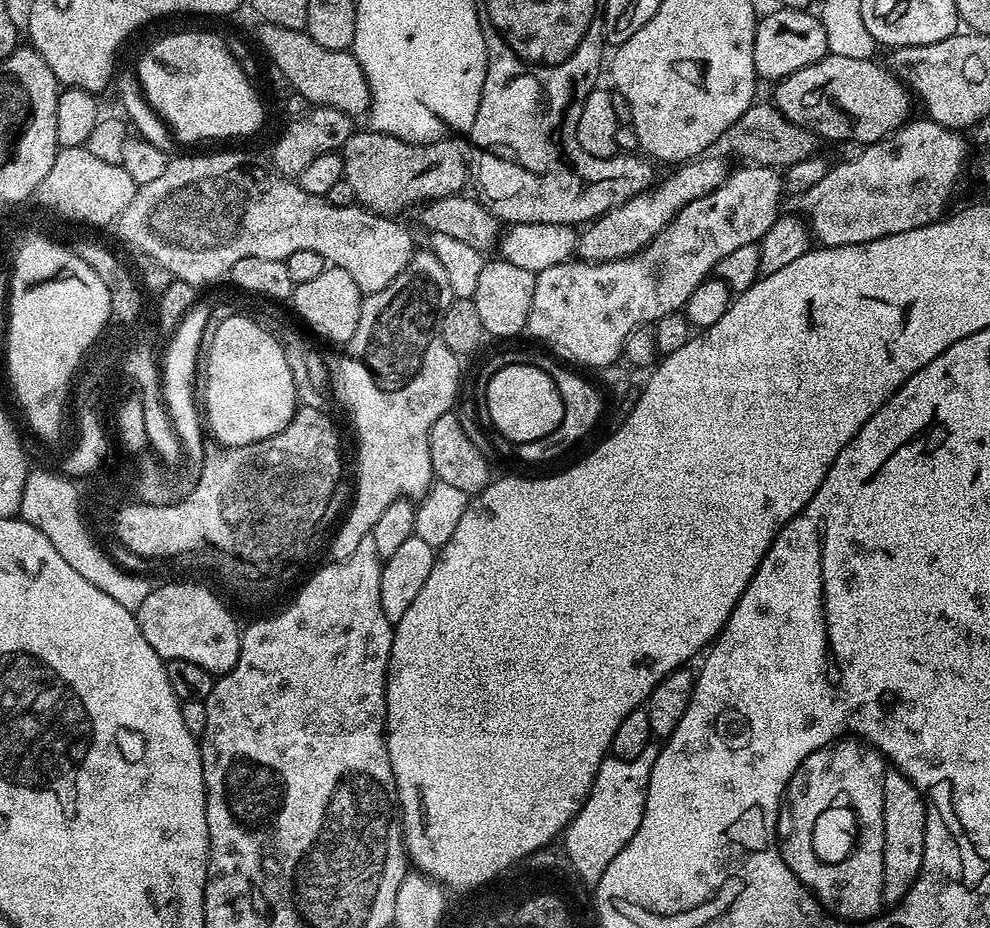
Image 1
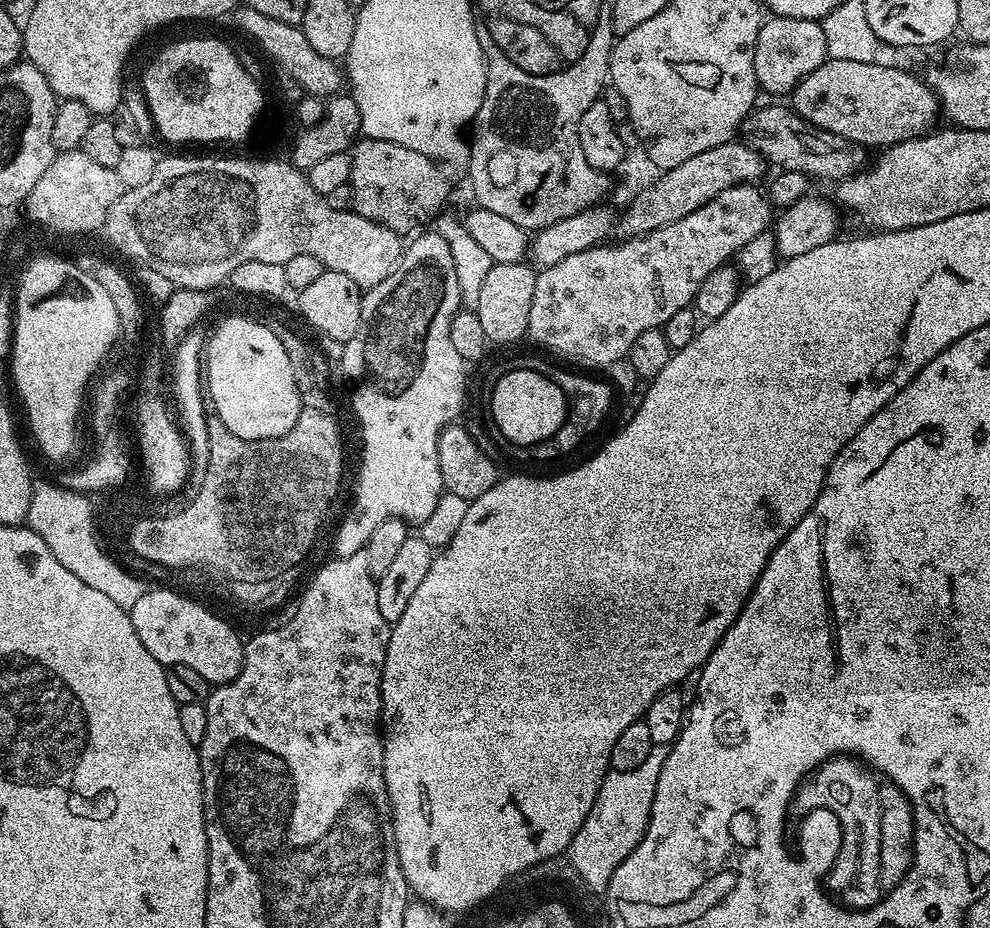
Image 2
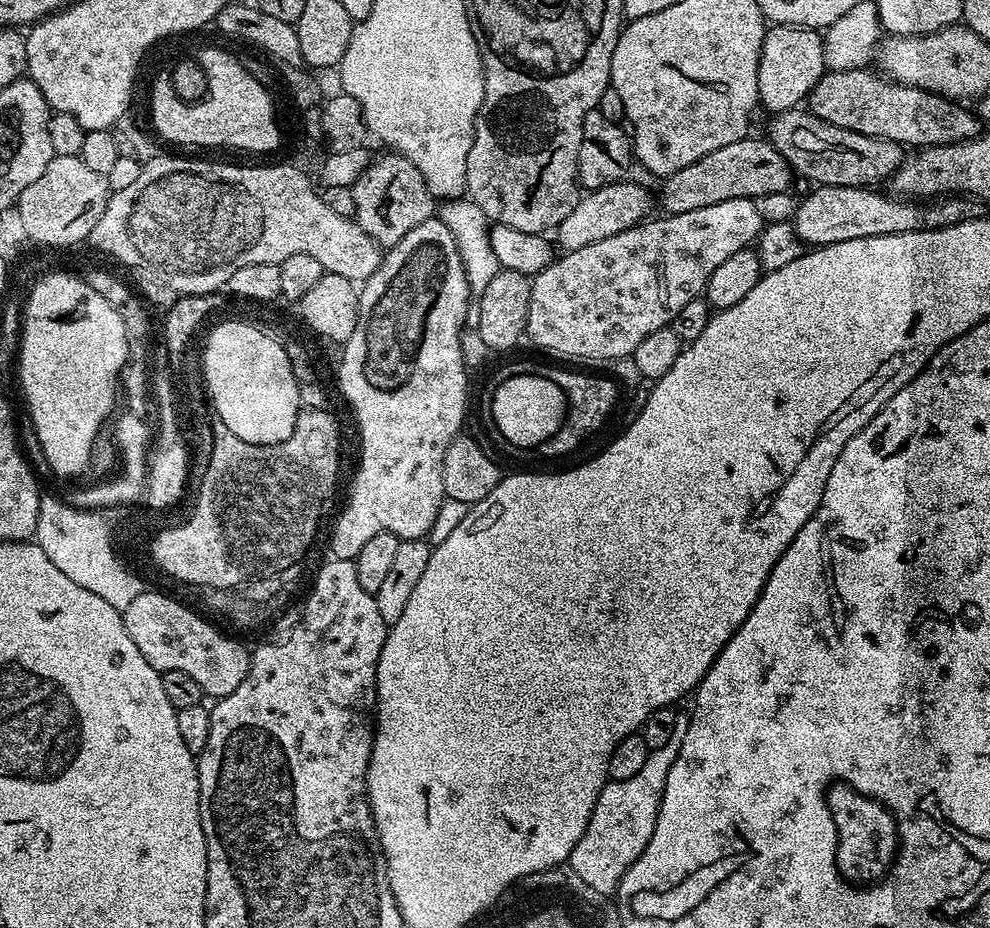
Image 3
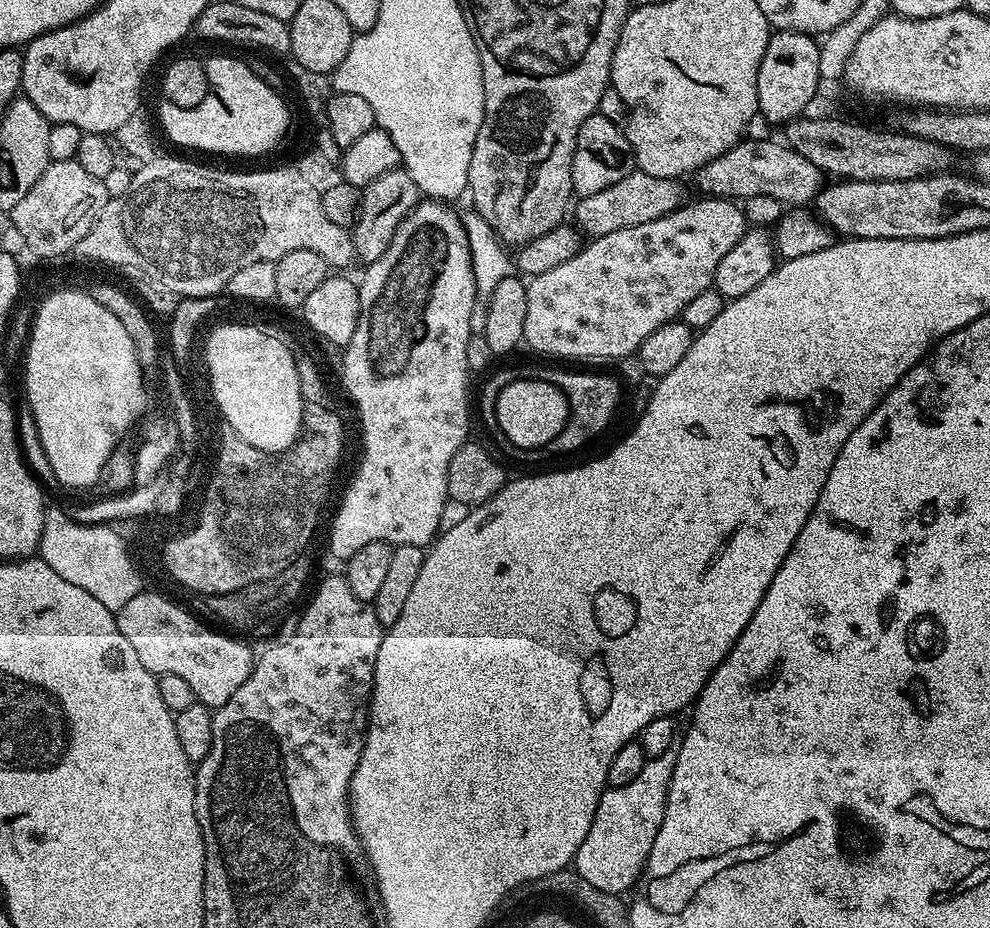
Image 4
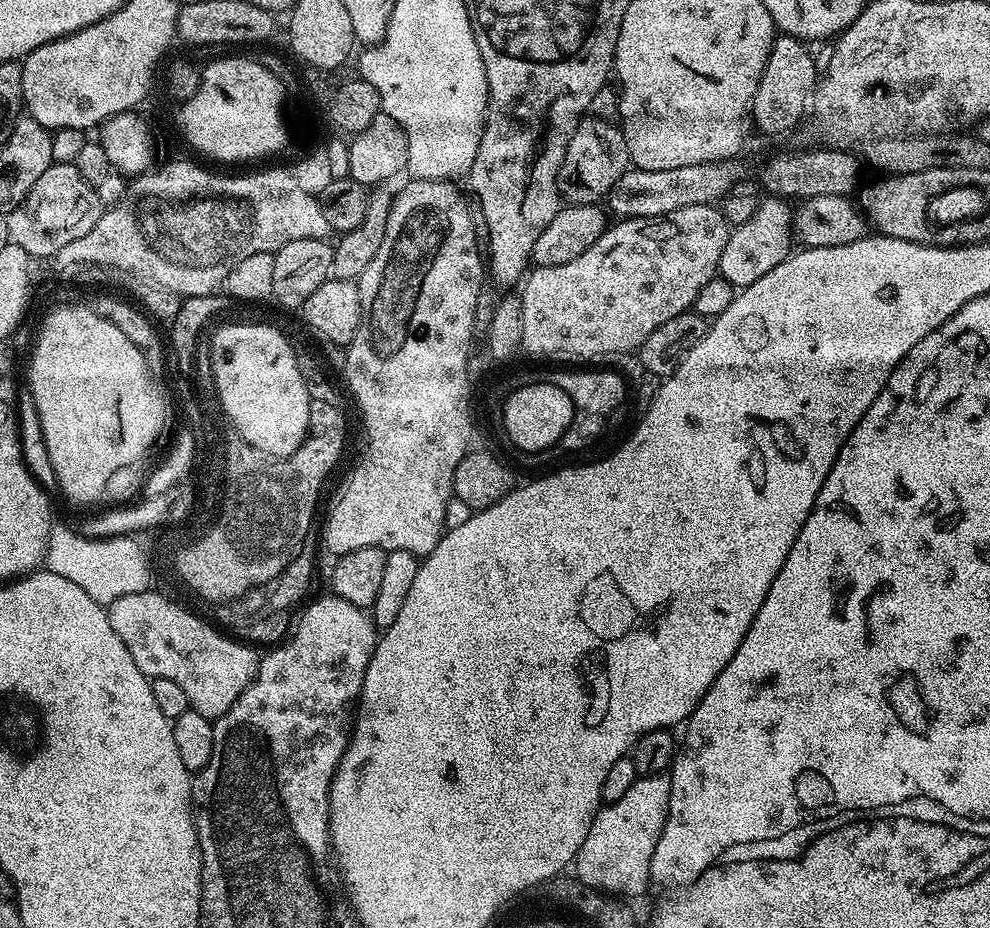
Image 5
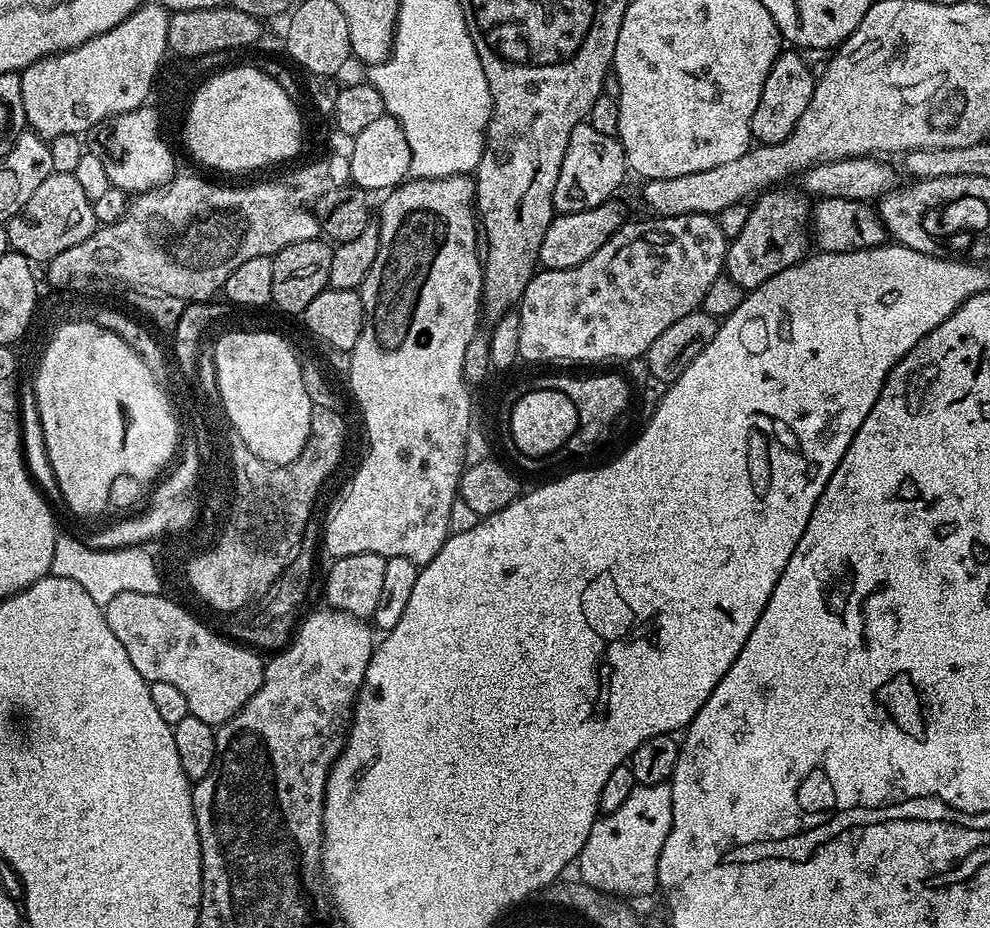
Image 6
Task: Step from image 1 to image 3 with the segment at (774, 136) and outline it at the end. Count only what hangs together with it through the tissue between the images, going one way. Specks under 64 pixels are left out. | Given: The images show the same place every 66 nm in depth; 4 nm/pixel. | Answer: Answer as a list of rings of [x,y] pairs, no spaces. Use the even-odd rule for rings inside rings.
[[[799,107],[777,112],[771,119],[766,133],[769,143],[786,158],[799,177],[802,175],[818,186],[875,187],[878,182],[891,179],[906,158],[901,144],[843,129]]]

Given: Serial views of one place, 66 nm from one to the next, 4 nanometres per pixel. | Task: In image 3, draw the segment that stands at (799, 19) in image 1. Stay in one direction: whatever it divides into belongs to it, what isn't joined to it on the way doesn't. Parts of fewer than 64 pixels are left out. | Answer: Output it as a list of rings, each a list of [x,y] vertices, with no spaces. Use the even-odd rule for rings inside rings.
[[[777,24],[769,27],[764,34],[764,45],[758,62],[759,103],[775,114],[790,111],[803,105],[816,83],[826,71],[823,60],[823,42],[825,37],[814,28],[795,28],[789,24]]]

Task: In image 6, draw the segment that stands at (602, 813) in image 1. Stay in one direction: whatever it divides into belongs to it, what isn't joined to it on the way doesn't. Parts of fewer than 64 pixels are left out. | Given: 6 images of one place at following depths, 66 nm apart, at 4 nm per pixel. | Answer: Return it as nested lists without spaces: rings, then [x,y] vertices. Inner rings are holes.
[[[671,783],[655,784],[654,786],[637,784],[630,794],[630,798],[626,798],[626,802],[622,802],[622,806],[618,806],[618,810],[601,815],[594,822],[590,835],[586,838],[576,859],[576,872],[584,872],[588,882],[592,882],[600,888],[607,888],[610,895],[621,898],[635,898],[634,896],[642,896],[652,890],[654,892],[657,887],[658,858],[662,854],[662,846],[666,846],[666,834],[670,834],[671,825]]]

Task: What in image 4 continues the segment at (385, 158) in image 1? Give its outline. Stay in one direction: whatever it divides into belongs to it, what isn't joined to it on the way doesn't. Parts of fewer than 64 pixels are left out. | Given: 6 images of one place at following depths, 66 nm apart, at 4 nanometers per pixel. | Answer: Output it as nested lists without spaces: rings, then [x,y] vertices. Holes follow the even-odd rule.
[[[400,166],[390,169],[389,172],[378,178],[374,178],[362,189],[360,215],[357,216],[356,223],[351,229],[352,245],[356,251],[355,259],[361,260],[361,265],[372,264],[378,258],[382,258],[382,254],[386,254],[386,246],[390,246],[398,226],[416,207],[421,196],[422,193],[414,186],[414,178],[410,178],[410,174]]]

